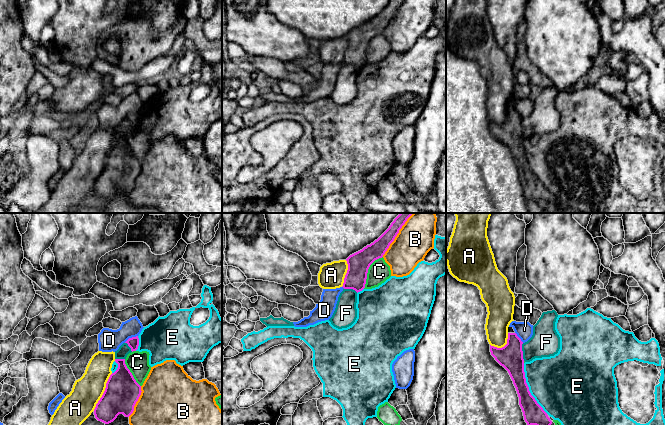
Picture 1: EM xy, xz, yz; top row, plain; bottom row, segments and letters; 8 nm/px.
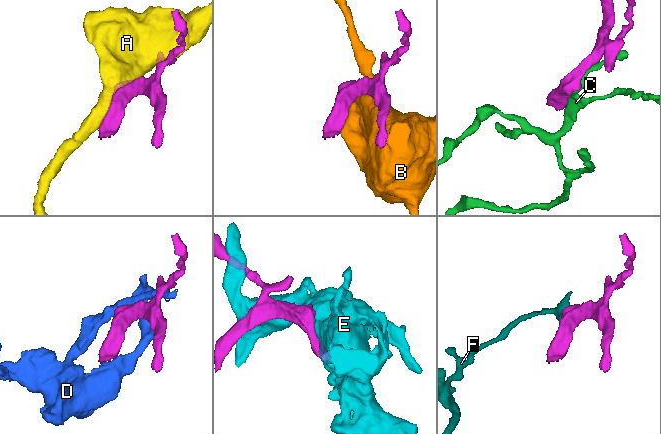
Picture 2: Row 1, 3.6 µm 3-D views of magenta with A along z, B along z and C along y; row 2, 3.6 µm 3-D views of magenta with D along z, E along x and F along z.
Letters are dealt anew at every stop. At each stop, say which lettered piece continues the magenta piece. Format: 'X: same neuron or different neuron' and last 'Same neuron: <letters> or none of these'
A: different neuron
B: different neuron
C: different neuron
D: different neuron
E: different neuron
F: different neuron
Same neuron: none of these

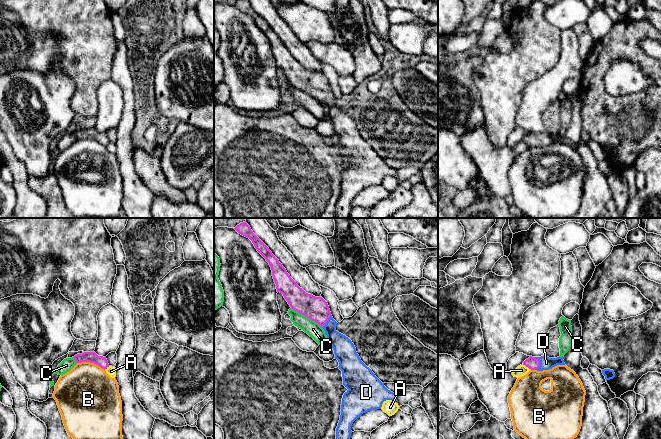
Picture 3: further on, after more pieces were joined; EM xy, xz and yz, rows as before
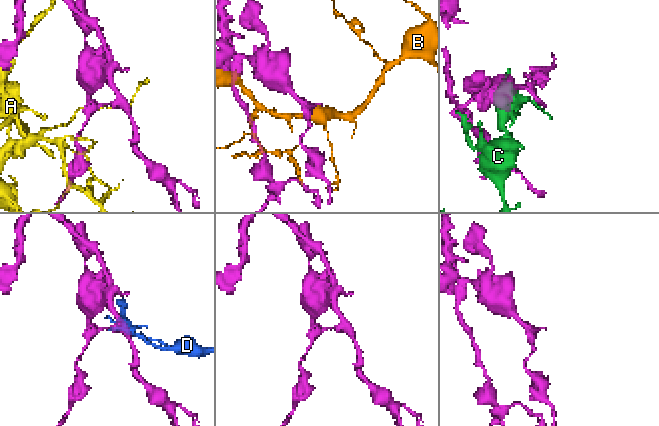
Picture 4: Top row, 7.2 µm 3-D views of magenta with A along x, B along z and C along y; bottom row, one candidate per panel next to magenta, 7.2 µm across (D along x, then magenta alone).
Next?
A: different neuron
B: different neuron
C: different neuron
D: same neuron
Same neuron: D

